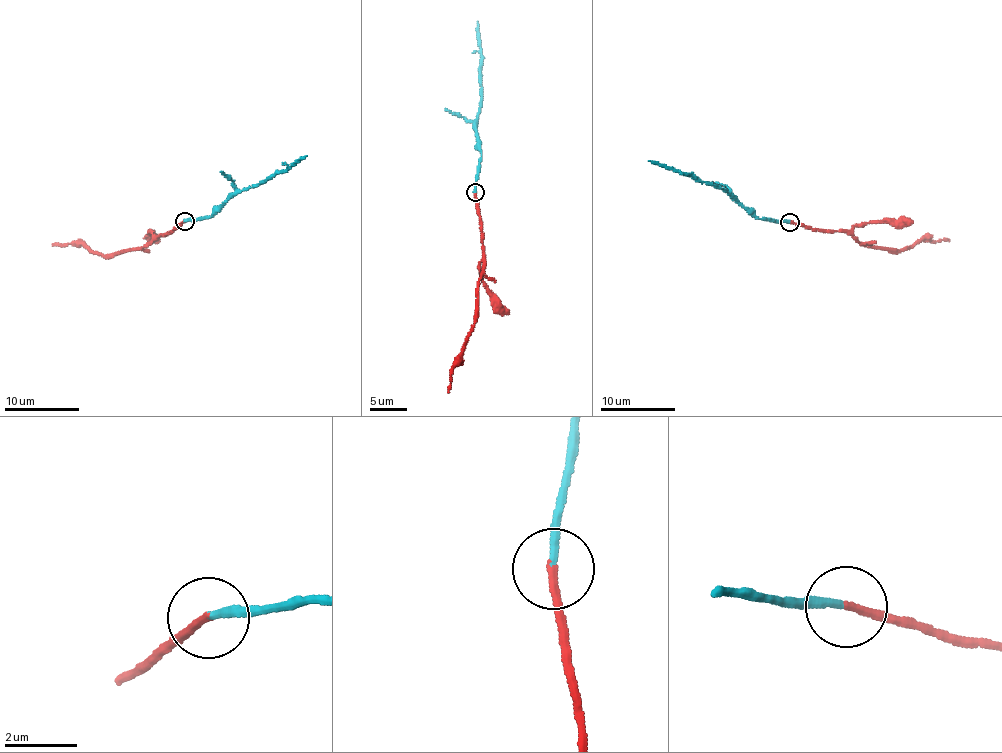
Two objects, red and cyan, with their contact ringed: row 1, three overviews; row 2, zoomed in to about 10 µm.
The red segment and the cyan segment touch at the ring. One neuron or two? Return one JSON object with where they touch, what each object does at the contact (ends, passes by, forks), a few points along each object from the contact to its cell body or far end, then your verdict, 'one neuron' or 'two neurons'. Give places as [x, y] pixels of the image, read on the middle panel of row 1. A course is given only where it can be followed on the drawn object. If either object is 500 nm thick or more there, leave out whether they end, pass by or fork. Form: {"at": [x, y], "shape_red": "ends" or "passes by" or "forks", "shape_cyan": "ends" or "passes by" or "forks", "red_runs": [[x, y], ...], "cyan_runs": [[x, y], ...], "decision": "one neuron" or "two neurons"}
{"at": [475, 192], "shape_red": "ends", "shape_cyan": "ends", "red_runs": [[476, 191], [482, 261], [477, 287], [477, 316], [459, 356], [459, 363], [450, 373], [449, 392]], "cyan_runs": [[476, 191], [481, 150], [476, 127], [482, 60], [478, 21]], "decision": "one neuron"}

